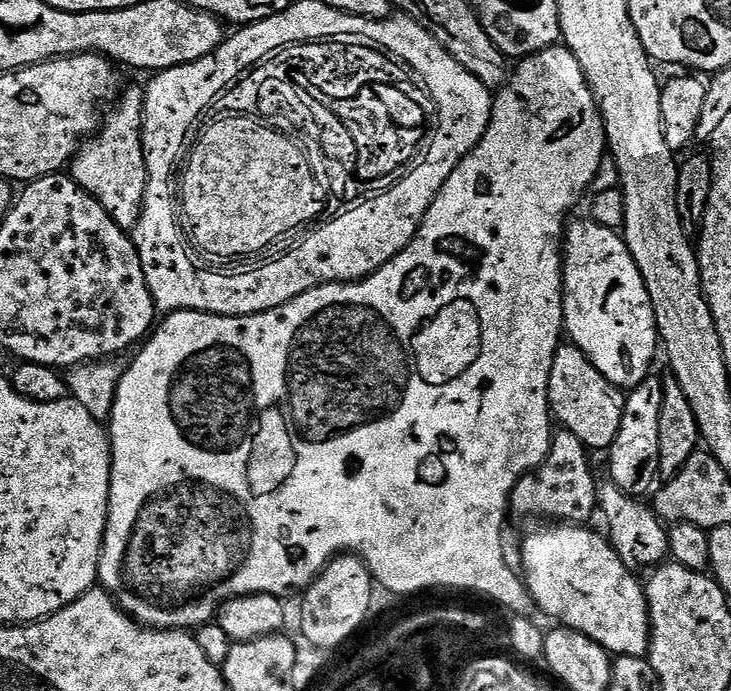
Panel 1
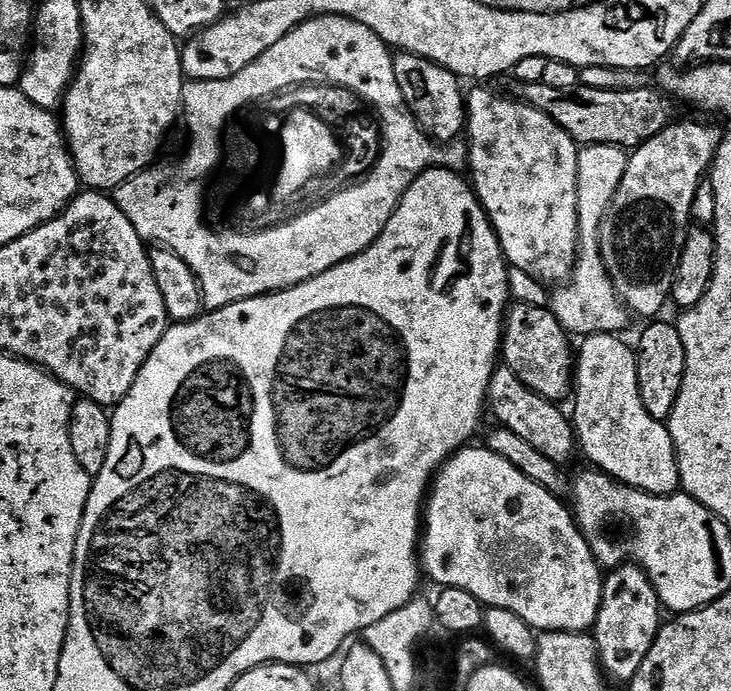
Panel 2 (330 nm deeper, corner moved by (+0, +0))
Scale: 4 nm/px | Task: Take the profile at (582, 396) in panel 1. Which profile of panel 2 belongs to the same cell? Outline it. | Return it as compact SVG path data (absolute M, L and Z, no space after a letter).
M513 303L504 318L503 367L510 369L542 398L563 401L563 396L574 388L574 344L572 348L571 342L570 333L558 322L551 307Z

